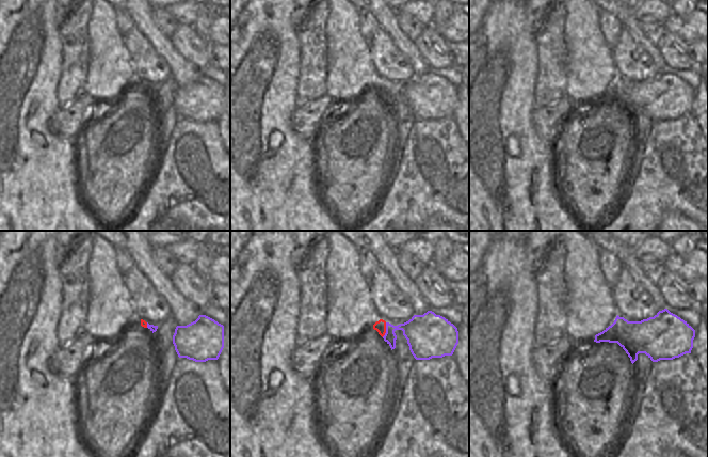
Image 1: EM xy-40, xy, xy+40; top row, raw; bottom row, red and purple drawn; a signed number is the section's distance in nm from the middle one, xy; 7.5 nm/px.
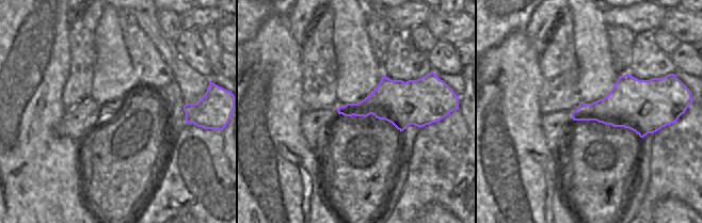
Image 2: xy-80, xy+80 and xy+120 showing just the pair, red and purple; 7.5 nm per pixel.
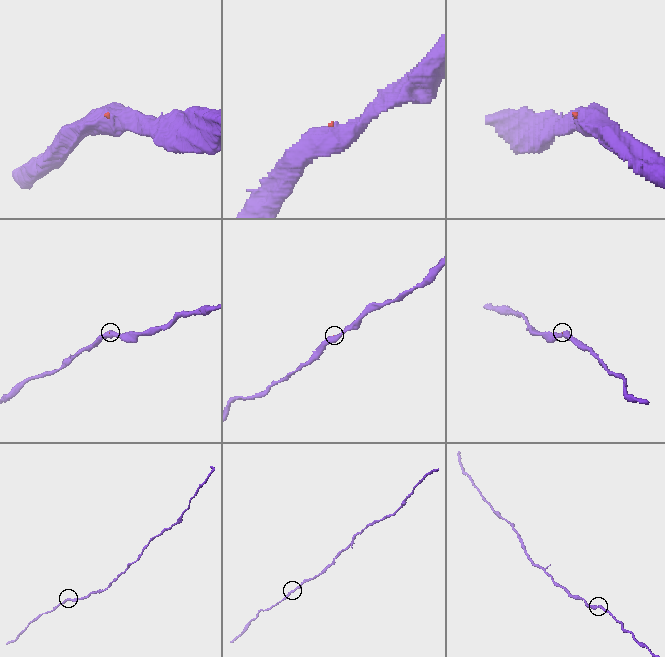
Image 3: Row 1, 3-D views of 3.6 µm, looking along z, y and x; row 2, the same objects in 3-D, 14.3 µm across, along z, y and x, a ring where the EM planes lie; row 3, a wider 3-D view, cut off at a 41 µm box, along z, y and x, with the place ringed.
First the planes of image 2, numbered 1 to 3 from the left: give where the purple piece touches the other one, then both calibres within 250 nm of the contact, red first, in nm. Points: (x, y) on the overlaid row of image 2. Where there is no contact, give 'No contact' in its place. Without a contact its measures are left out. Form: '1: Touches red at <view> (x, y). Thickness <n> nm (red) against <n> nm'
1: No contact
2: No contact
3: No contact

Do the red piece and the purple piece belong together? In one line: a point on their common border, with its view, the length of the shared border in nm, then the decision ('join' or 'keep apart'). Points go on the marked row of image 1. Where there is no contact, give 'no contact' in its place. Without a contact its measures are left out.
xy (385, 330) | 120 nm | keep apart

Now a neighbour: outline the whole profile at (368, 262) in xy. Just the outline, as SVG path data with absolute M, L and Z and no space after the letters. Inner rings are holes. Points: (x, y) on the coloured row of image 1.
M358 249L358 256L360 258L360 273L369 281L373 271L379 267L379 263L375 256L366 249Z

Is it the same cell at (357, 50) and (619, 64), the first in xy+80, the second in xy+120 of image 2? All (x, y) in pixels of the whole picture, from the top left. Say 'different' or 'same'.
different

